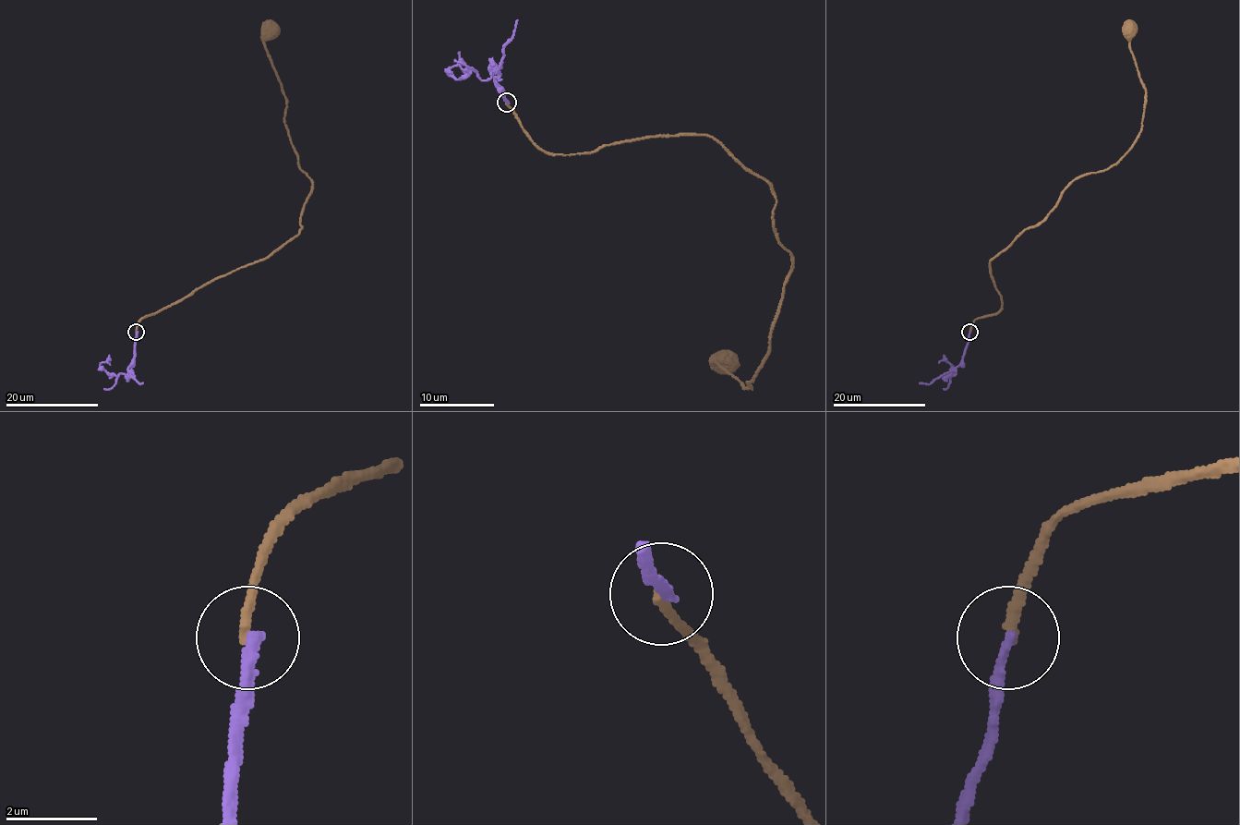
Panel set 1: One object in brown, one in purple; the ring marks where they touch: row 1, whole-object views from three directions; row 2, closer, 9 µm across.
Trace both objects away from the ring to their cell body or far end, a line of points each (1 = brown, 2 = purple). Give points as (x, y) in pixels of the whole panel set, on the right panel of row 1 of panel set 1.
1: (969, 332), (1002, 308), (992, 260), (1037, 225), (1073, 180), (1113, 166), (1141, 129), (1146, 91), (1127, 30)
2: (969, 332), (964, 357), (951, 371), (952, 375), (956, 373), (950, 376), (956, 370), (945, 360), (938, 362)

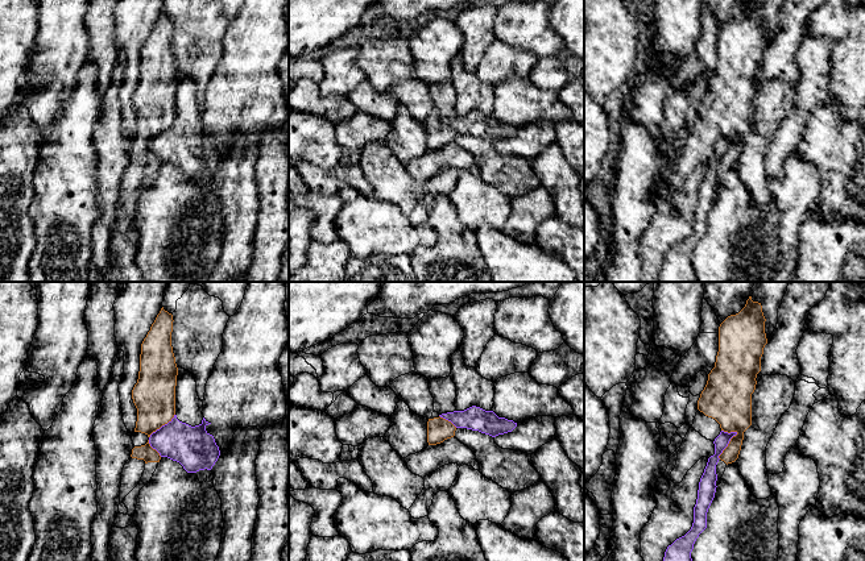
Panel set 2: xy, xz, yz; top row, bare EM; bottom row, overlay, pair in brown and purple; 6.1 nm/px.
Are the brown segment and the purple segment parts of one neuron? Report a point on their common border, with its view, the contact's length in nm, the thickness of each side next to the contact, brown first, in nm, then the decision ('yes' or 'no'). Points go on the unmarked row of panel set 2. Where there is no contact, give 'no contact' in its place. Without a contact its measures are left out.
yz (728, 150) | 200 nm | 260/100 nm | no

